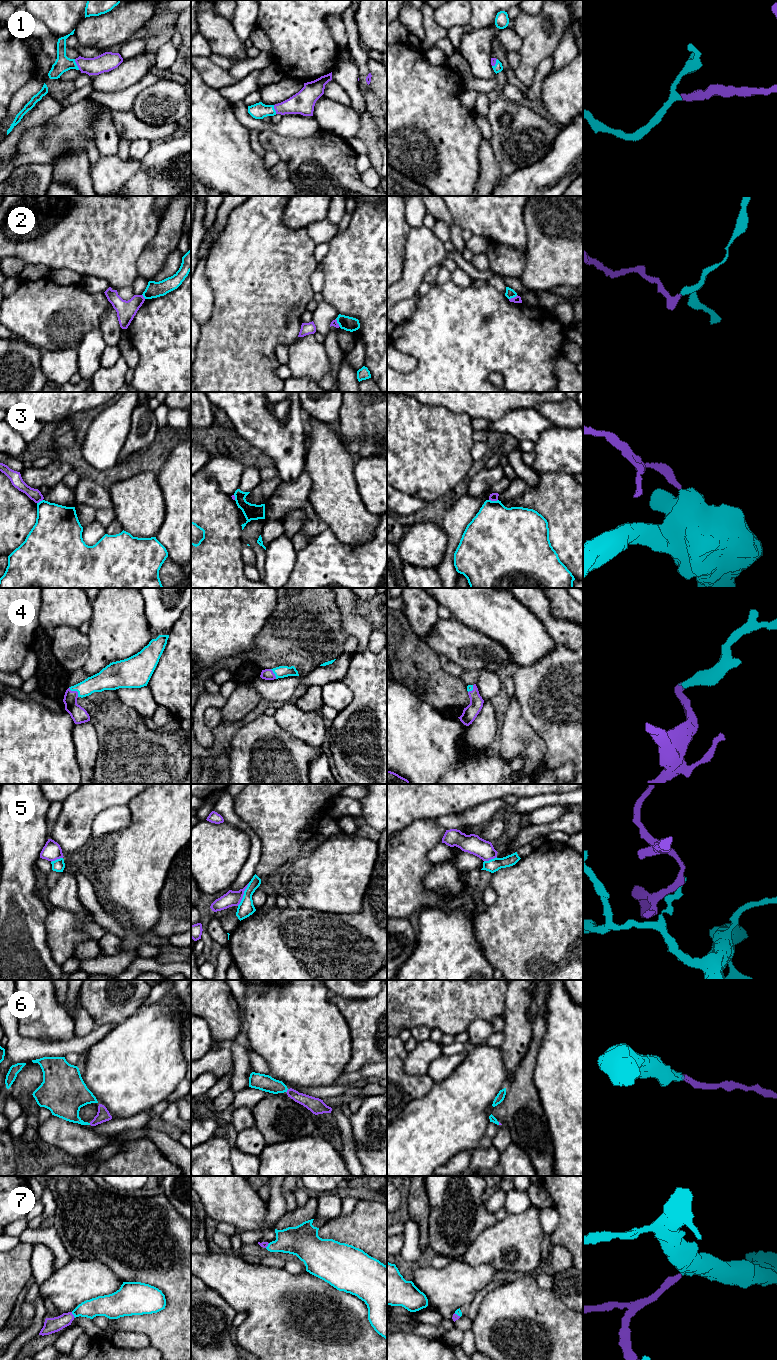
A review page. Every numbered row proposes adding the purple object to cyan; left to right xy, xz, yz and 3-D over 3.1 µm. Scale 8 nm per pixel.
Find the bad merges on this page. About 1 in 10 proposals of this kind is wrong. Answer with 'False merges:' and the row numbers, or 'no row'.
False merges: 2, 3

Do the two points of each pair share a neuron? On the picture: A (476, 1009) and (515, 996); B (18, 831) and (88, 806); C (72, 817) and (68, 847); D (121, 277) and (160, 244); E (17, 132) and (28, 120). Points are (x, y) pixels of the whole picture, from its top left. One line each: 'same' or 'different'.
A: different
B: different
C: same
D: different
E: same

